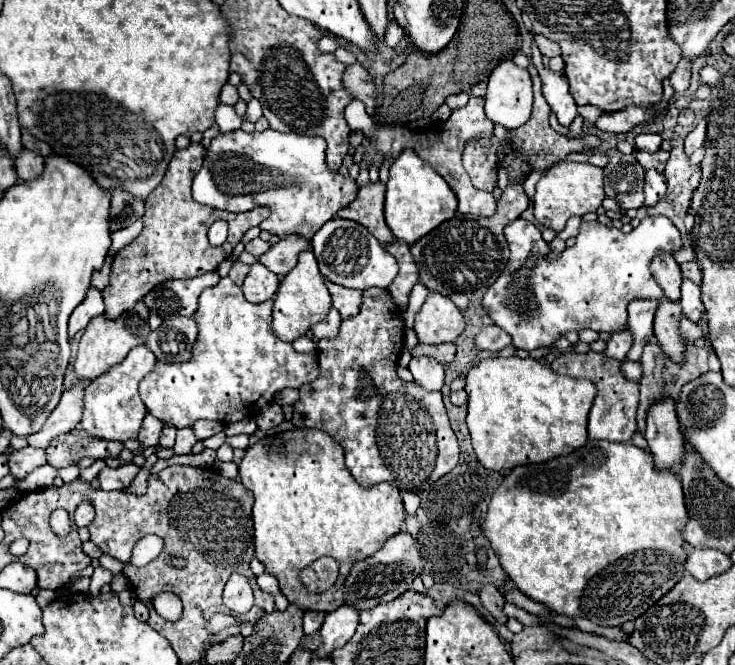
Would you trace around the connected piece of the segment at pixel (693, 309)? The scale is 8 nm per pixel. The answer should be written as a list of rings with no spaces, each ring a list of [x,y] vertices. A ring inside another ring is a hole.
[[[690,279],[682,281],[682,299],[680,299],[682,311],[688,319],[692,319],[694,323],[698,323],[704,315],[704,305],[700,301],[700,285],[692,283]]]

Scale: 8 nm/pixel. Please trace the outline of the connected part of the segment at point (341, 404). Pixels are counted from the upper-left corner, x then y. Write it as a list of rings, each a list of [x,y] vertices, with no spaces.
[[[366,289],[364,305],[360,315],[344,319],[340,325],[340,333],[334,339],[322,339],[318,343],[318,363],[320,375],[316,381],[300,387],[300,399],[294,403],[294,427],[300,429],[322,429],[330,433],[346,453],[346,467],[352,477],[370,487],[372,483],[388,481],[396,485],[400,491],[422,493],[436,479],[452,471],[458,463],[458,441],[450,427],[442,393],[426,391],[416,383],[406,383],[396,375],[398,353],[404,347],[404,319],[400,309],[392,305],[390,293],[386,289]]]

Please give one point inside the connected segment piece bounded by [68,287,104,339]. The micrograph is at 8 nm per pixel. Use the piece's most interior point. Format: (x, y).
(93, 305)

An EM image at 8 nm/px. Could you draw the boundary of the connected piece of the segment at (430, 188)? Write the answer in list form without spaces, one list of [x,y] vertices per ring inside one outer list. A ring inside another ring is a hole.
[[[406,149],[390,167],[390,179],[386,183],[386,223],[396,239],[414,243],[428,235],[442,221],[454,217],[458,199],[446,181],[430,167],[428,161],[420,159],[414,149]]]

